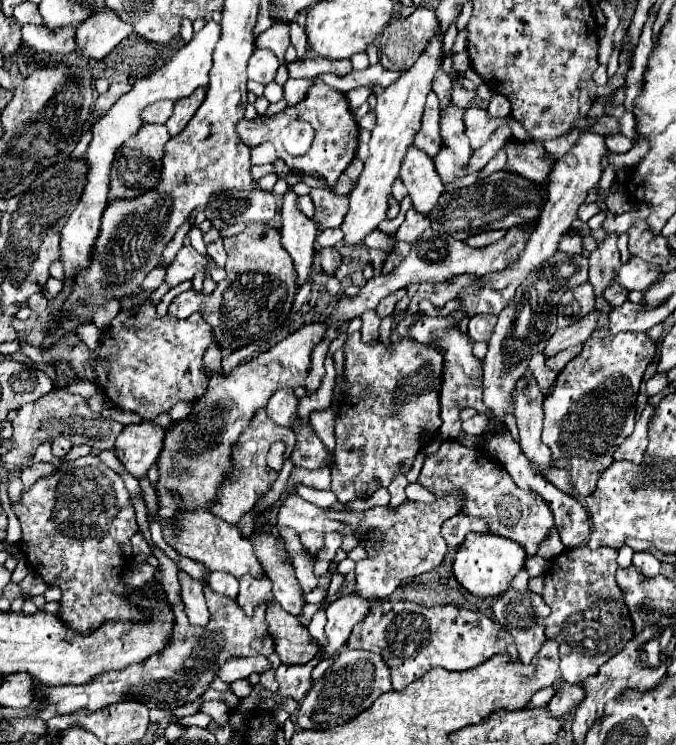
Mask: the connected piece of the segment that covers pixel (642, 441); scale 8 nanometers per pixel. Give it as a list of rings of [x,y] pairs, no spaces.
[[[648,403],[646,409],[642,411],[640,419],[636,421],[634,433],[630,437],[626,437],[626,441],[616,449],[616,453],[614,453],[616,461],[628,459],[632,463],[642,463],[642,455],[644,455],[646,445],[648,445],[648,425],[650,425],[654,413],[656,413],[656,407]]]

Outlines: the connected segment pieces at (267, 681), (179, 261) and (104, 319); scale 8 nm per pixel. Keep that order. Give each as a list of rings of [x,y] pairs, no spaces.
[[[271,668],[260,676],[262,687],[272,693],[278,690],[278,683],[275,681],[275,669]]]
[[[182,247],[168,267],[166,281],[170,285],[178,285],[186,279],[192,279],[198,271],[206,269],[208,269],[208,259],[204,255],[200,255],[194,247]]]
[[[108,301],[102,309],[98,309],[98,313],[95,313],[92,318],[92,323],[98,327],[100,330],[104,330],[108,327],[114,315],[120,311],[120,301]]]

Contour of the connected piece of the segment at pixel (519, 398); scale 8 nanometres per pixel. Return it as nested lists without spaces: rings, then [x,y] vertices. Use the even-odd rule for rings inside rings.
[[[526,369],[524,377],[520,377],[520,383],[516,383],[516,389],[512,391],[512,407],[518,423],[520,447],[530,461],[538,463],[540,473],[544,473],[544,467],[552,465],[552,453],[540,439],[544,423],[542,401],[544,395],[532,371]]]

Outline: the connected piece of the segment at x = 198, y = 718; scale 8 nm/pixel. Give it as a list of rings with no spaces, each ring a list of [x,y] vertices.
[[[201,711],[194,715],[183,716],[179,719],[179,722],[183,726],[195,725],[204,729],[210,724],[211,721],[212,718],[209,715],[202,713]]]

